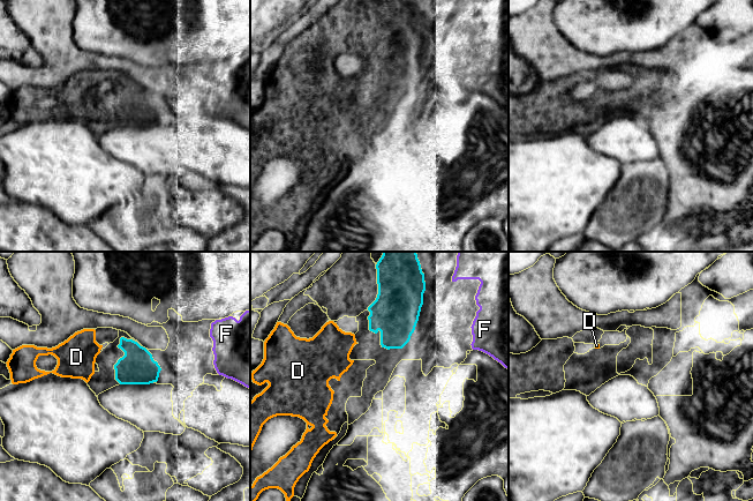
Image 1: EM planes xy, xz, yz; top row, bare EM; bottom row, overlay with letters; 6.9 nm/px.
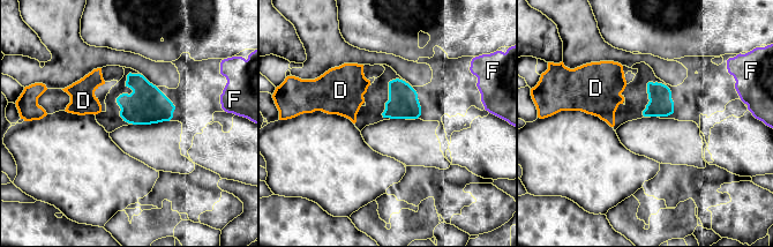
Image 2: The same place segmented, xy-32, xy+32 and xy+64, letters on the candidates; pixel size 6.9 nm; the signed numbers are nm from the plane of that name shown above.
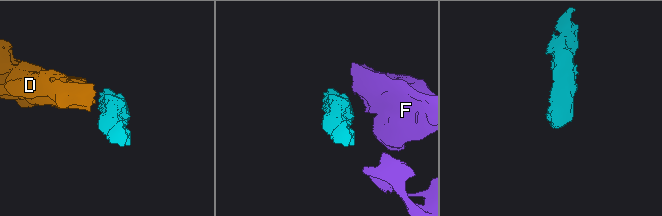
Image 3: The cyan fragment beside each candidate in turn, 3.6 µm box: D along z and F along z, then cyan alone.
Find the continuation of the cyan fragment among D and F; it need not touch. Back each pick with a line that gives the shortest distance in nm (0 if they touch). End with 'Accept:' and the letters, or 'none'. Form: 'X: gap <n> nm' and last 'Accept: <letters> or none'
D: gap 110 nm
Accept: D

